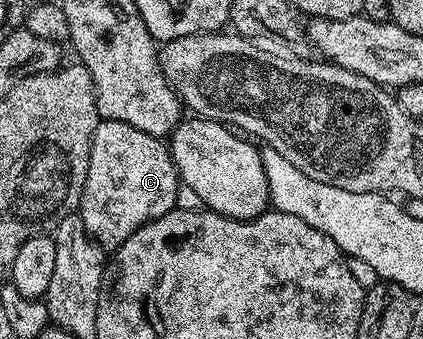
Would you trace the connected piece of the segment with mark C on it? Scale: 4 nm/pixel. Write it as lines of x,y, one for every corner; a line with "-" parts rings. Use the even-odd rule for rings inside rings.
101,120
93,135
79,215
102,248
116,250
135,230
177,207
178,187
177,165
164,139
143,134
127,122

